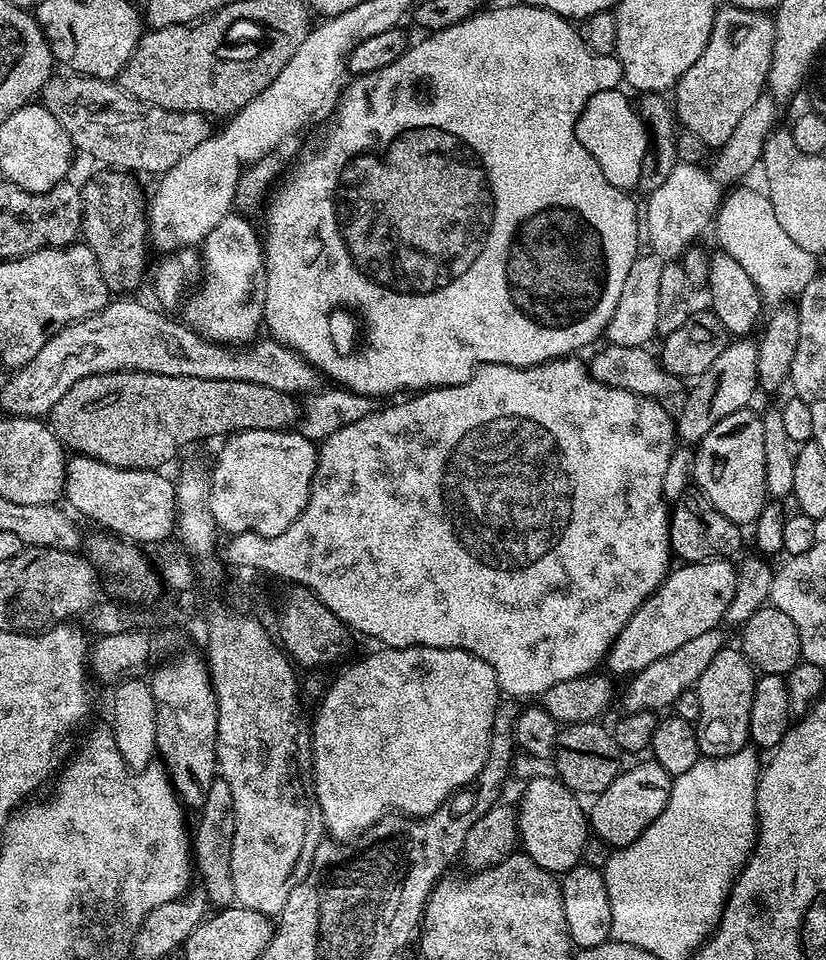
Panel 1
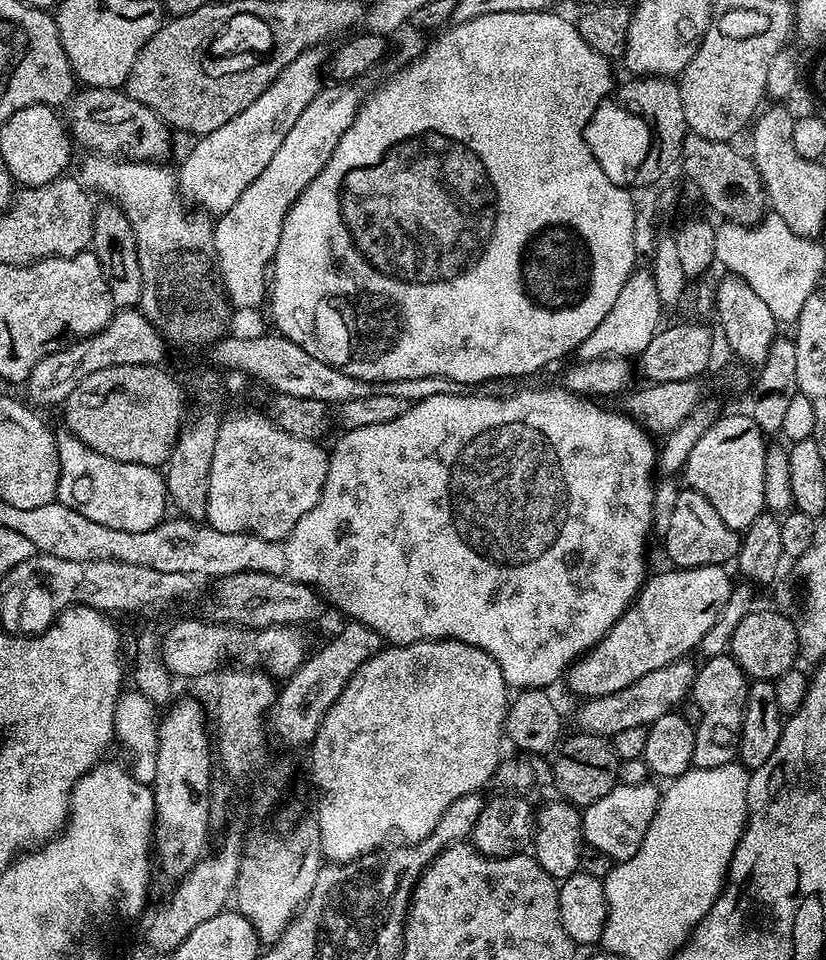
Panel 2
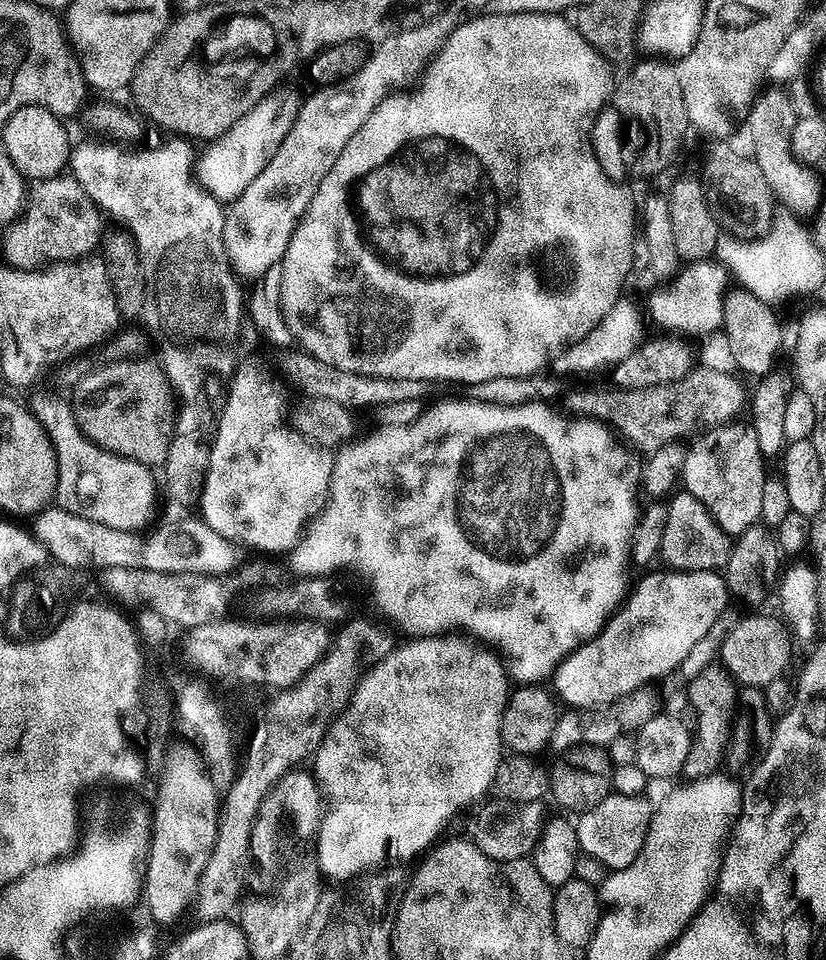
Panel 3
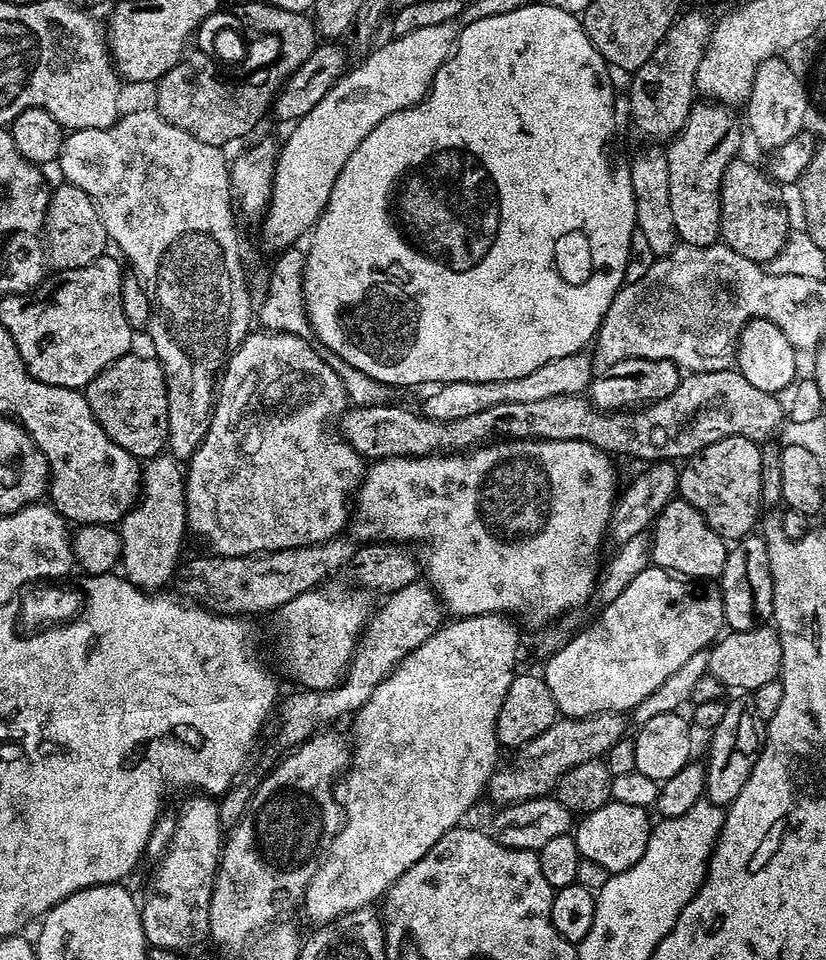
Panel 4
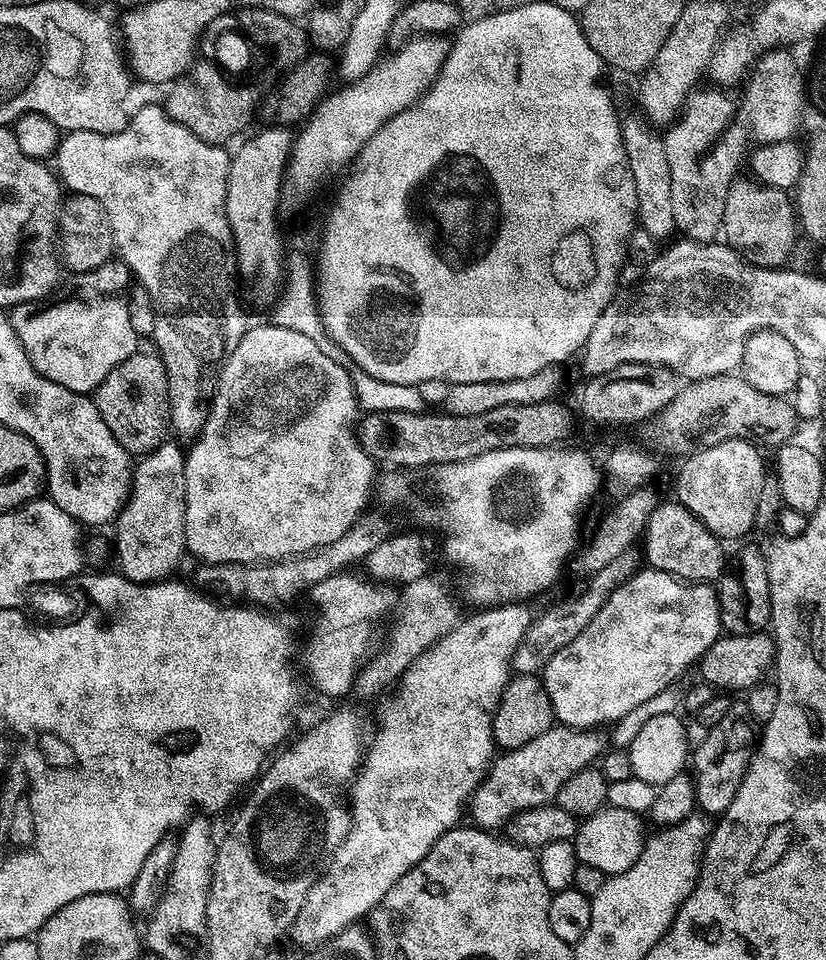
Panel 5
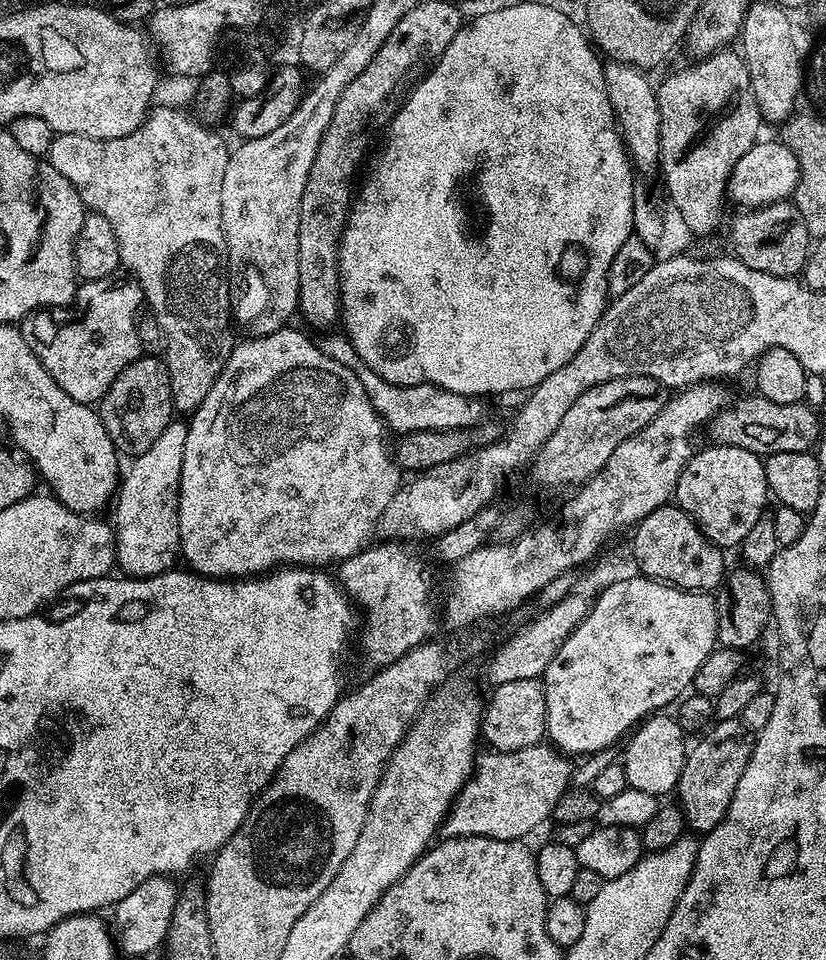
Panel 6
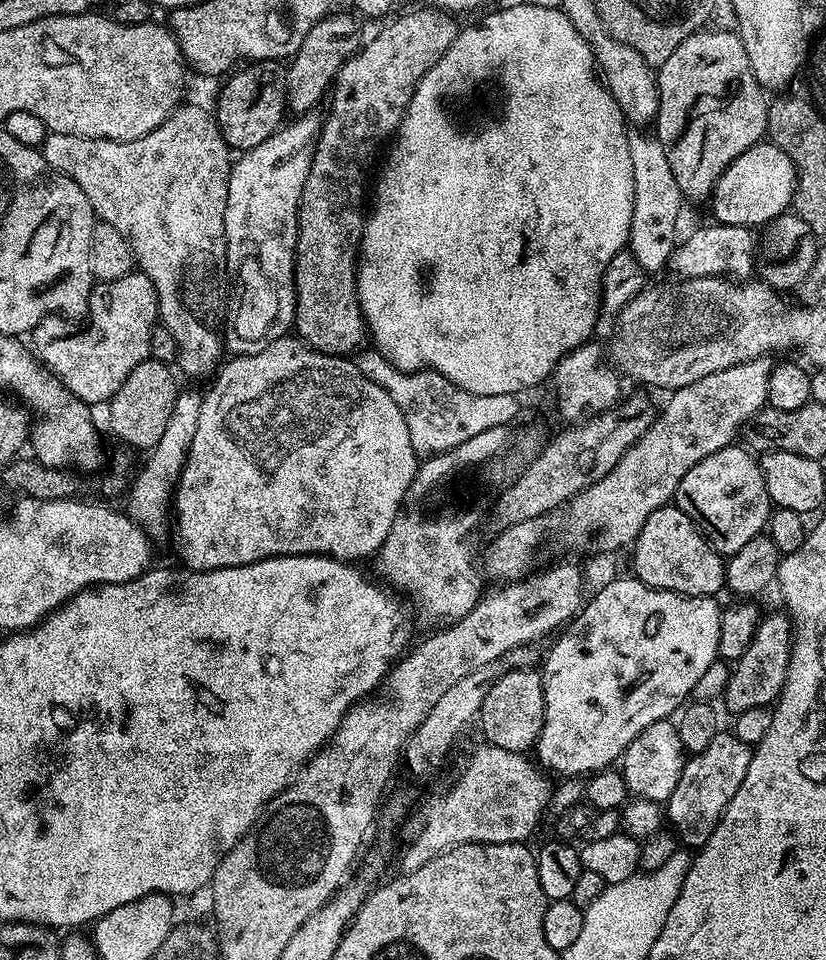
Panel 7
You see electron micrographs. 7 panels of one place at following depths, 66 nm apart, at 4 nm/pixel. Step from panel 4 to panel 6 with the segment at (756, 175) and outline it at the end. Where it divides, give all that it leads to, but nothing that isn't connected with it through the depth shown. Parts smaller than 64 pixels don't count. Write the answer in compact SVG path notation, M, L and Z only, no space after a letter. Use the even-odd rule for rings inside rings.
M779 200L759 210L744 210L732 220L734 256L753 270L776 276L799 277L808 261L810 237L792 202Z

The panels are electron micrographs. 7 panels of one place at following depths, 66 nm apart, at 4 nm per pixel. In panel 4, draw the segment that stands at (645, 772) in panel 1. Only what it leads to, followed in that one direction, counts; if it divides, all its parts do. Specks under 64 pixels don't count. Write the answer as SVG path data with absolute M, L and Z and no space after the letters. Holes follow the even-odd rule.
M615 799L602 805L598 810L587 813L581 819L584 821L581 824L579 821L574 828L574 839L581 857L606 866L610 874L634 866L634 862L642 858L648 835L652 832L653 821L648 820L648 813L650 812L647 807L626 805Z

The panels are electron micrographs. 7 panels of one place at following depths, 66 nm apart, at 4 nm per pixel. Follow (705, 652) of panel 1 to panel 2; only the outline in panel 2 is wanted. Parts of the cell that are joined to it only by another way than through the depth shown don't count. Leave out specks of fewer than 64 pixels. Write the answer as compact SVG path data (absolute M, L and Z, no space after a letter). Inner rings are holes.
M688 658L675 660L658 670L650 670L650 674L642 674L638 682L630 682L630 686L614 694L585 699L581 703L584 705L576 712L575 727L581 732L610 738L618 734L618 730L630 730L630 726L647 728L649 724L658 722L662 714L673 711L691 693L692 684L696 680L696 668L690 661Z

